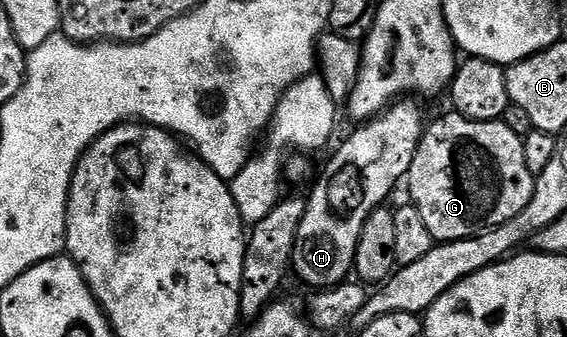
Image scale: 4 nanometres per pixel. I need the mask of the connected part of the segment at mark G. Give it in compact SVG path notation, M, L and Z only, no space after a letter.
M450 111L447 117L431 124L422 134L416 155L412 159L412 167L408 174L410 181L409 200L420 211L428 231L432 231L435 242L459 241L465 237L476 237L488 229L508 223L528 203L534 194L536 175L528 171L528 163L524 163L524 147L522 137L505 120L469 121L464 114Z

